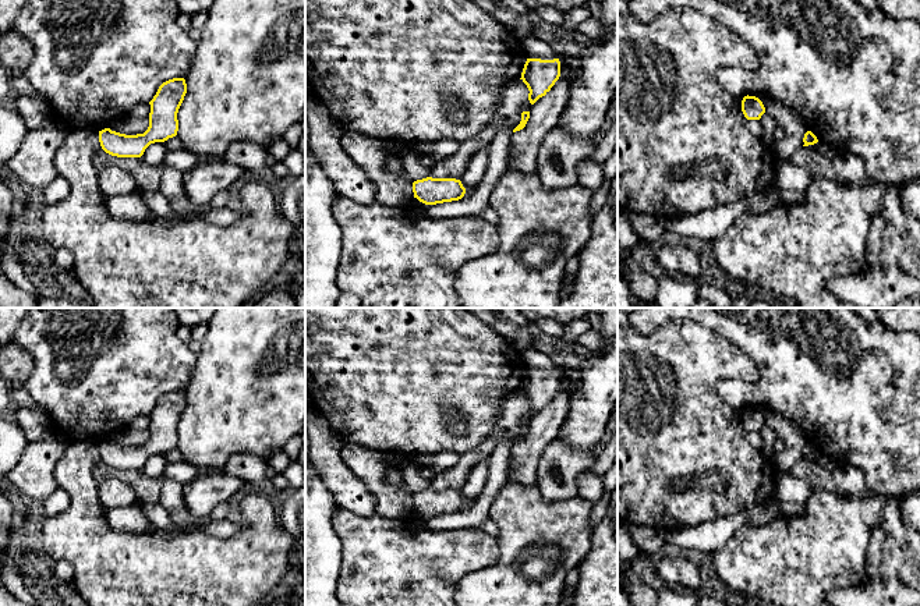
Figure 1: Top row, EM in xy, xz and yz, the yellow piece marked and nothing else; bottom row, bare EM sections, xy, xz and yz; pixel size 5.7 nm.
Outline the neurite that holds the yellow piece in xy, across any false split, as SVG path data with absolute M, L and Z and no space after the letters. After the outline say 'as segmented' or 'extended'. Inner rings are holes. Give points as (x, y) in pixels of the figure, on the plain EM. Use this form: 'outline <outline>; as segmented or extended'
outline M184 390L163 394L149 414L149 439L144 446L125 447L110 440L99 443L102 461L117 469L141 469L145 461L155 454L164 454L177 447L177 425L187 405Z; as segmented

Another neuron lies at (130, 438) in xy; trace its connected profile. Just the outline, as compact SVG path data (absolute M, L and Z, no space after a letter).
M127 428L117 432L110 439L110 442L125 447L137 447L144 446L148 442L148 439L149 439L148 430Z

